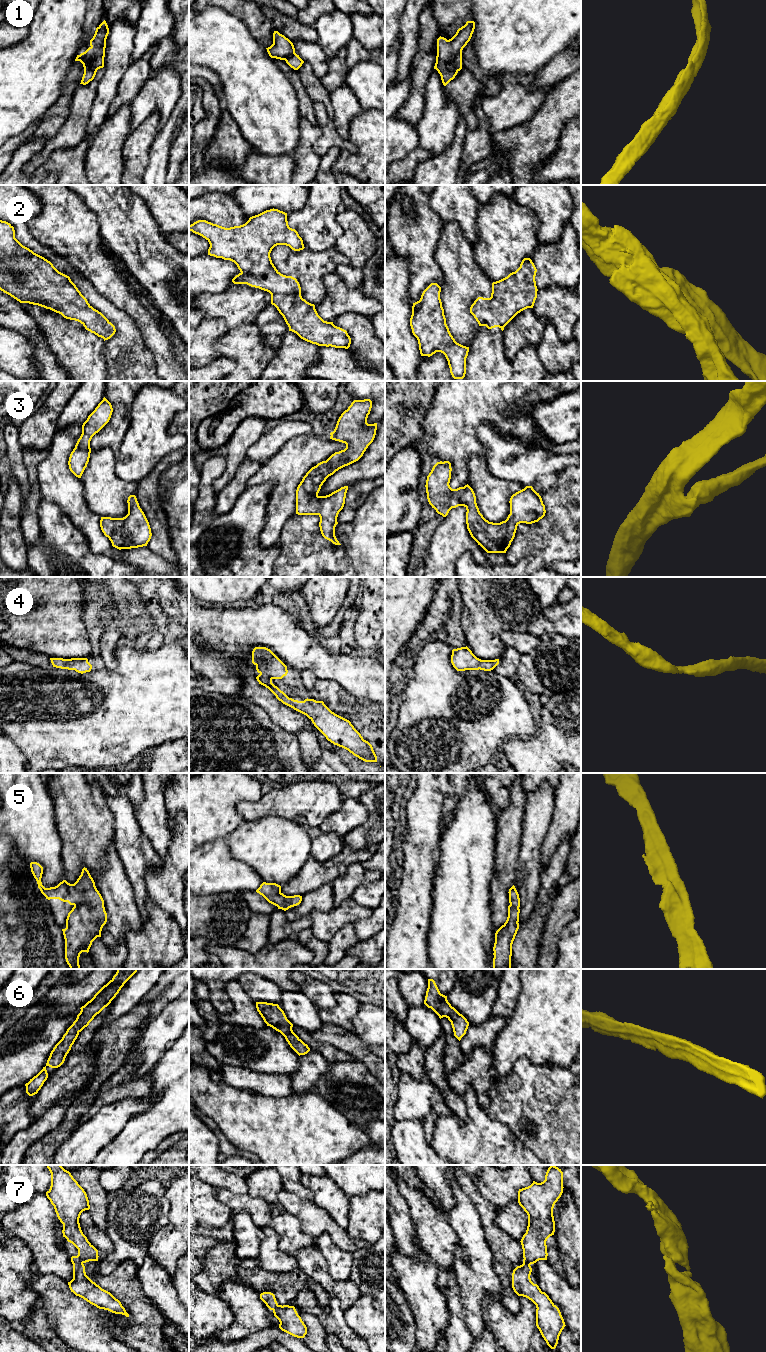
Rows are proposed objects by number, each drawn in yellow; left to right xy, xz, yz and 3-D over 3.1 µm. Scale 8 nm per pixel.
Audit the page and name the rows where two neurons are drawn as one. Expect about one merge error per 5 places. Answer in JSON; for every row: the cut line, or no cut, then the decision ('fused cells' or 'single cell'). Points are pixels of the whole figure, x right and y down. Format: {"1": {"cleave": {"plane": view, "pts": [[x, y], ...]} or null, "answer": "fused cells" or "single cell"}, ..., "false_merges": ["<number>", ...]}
{"1": {"cleave": null, "answer": "single cell"}, "2": {"cleave": {"plane": "yz", "pts": [[473, 303], [477, 307], [485, 308], [489, 319], [503, 328]]}, "answer": "fused cells"}, "3": {"cleave": null, "answer": "single cell"}, "4": {"cleave": null, "answer": "single cell"}, "5": {"cleave": null, "answer": "single cell"}, "6": {"cleave": null, "answer": "single cell"}, "7": {"cleave": null, "answer": "single cell"}, "false_merges": ["2"]}

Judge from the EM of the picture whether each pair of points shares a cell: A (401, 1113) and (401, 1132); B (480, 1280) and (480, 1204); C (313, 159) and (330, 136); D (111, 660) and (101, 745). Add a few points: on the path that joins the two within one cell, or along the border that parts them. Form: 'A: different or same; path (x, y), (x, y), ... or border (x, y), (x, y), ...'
A: different; border (395, 1120), (420, 1120), (422, 1122)
B: different; border (471, 1199), (484, 1232), (484, 1238), (488, 1243)
C: different; border (322, 130), (313, 143), (313, 150), (320, 157)
D: different; border (116, 648), (117, 666), (110, 672)

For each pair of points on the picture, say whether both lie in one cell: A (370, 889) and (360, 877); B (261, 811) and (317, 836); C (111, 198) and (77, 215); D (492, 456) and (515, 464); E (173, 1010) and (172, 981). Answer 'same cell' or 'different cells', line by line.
A: different cells
B: different cells
C: different cells
D: same cell
E: different cells

